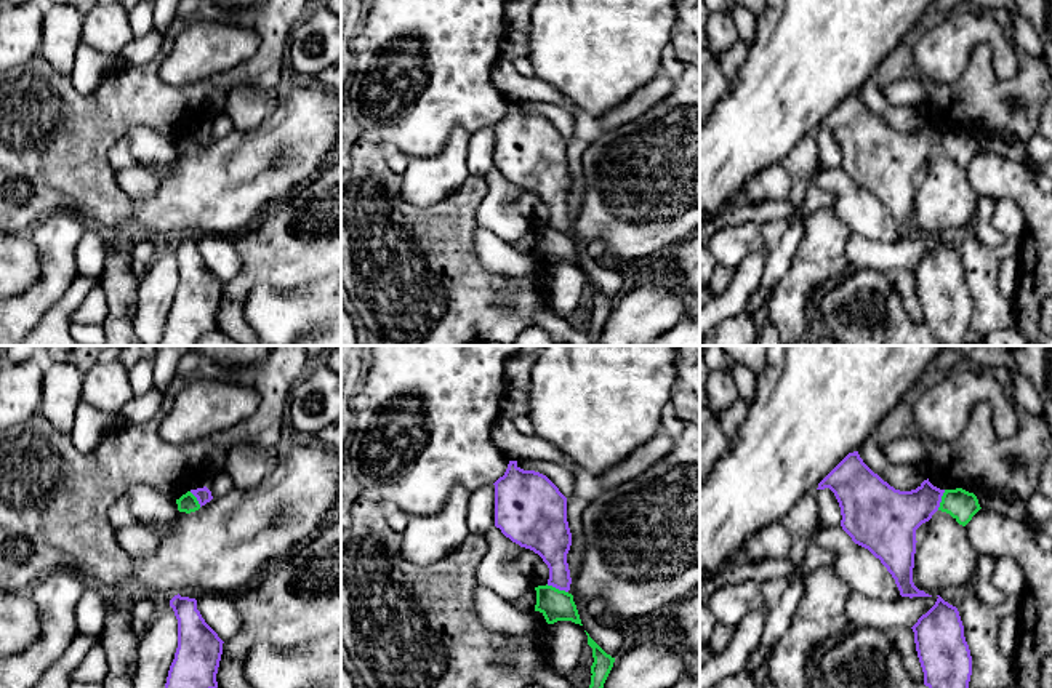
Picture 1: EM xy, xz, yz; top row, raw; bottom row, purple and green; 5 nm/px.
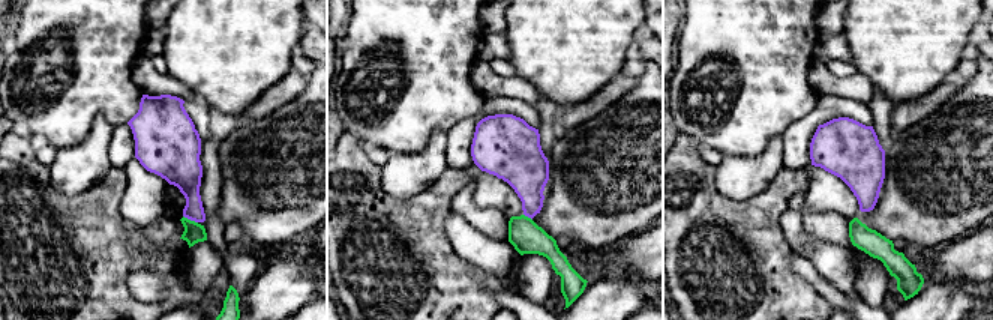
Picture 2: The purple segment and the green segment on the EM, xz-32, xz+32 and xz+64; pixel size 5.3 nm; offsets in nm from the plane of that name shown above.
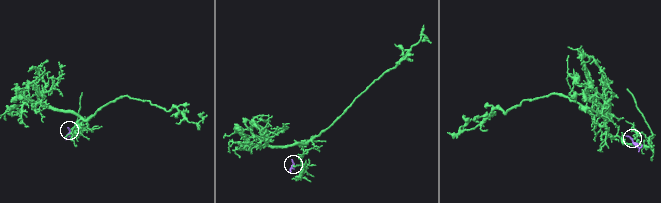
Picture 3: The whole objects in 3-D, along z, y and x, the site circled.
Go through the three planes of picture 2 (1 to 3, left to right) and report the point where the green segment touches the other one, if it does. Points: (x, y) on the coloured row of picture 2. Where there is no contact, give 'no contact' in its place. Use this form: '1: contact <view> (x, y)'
1: contact xz-32 (191, 220)
2: contact xz+32 (528, 217)
3: no contact

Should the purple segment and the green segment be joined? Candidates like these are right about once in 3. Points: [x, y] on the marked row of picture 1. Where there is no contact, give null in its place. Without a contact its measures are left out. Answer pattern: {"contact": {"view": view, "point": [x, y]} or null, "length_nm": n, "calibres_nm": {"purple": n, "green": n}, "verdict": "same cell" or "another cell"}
{"contact": {"view": "xz", "point": [558, 588]}, "length_nm": 120, "calibres_nm": {"purple": 200, "green": 160}, "verdict": "another cell"}

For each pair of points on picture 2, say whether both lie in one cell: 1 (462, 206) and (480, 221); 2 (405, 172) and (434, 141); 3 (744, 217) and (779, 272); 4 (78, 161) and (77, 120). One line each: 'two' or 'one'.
1: one
2: one
3: one
4: two

